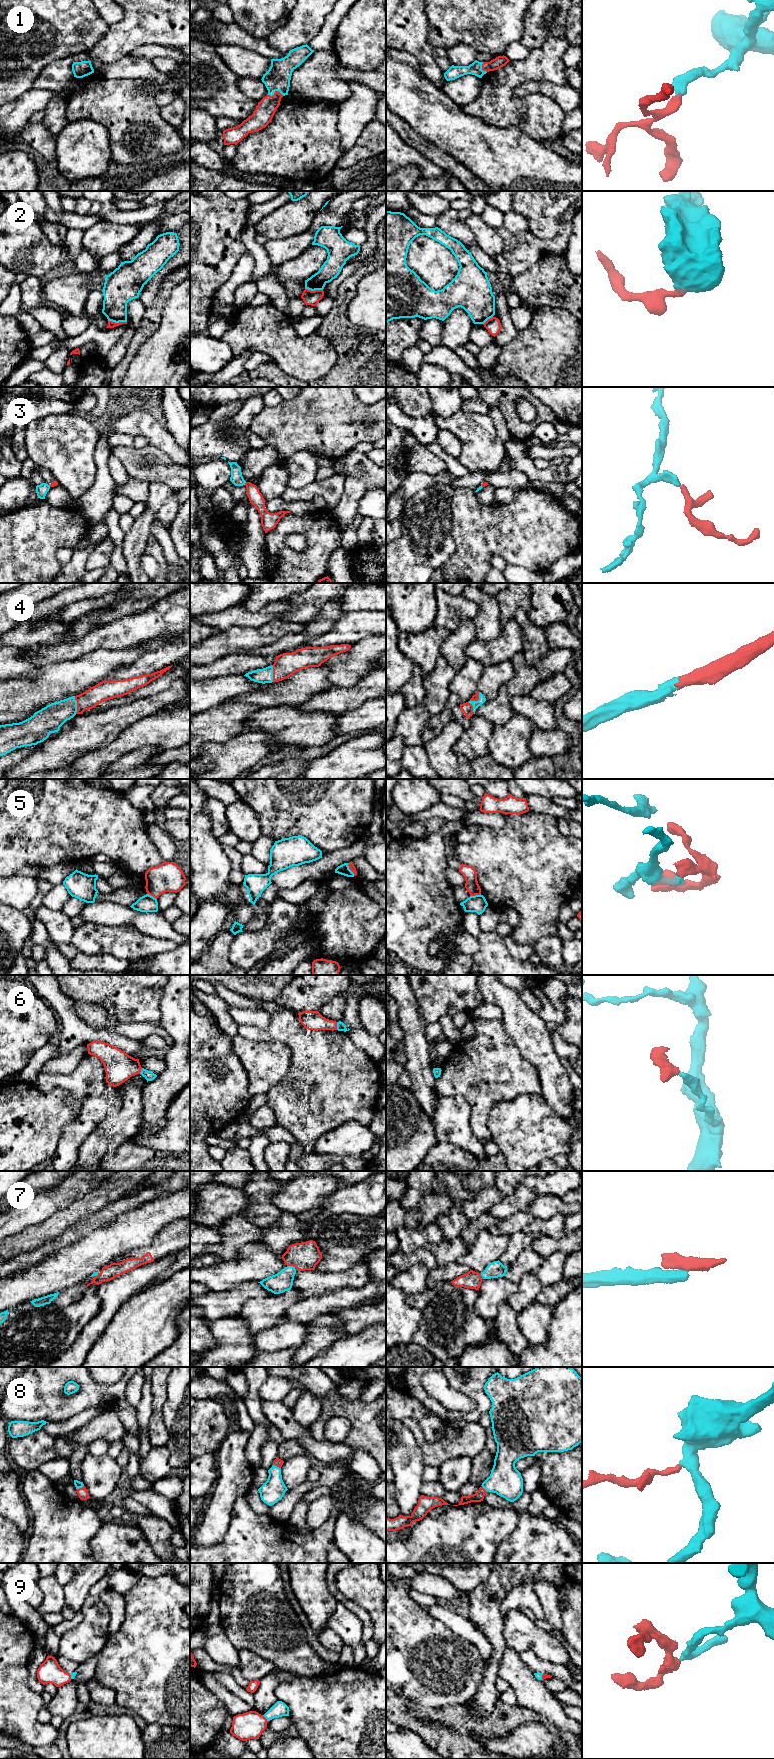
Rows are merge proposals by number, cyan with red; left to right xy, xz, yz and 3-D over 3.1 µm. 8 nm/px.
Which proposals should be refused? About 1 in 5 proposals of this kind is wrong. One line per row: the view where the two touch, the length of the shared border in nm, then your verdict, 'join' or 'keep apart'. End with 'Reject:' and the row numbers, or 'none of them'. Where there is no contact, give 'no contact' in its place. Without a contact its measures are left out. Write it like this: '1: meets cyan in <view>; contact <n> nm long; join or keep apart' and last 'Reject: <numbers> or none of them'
1: meets cyan in xz; contact 130 nm long; join
2: meets cyan in xy; contact 150 nm long; keep apart
3: meets cyan in xz; contact 30 nm long; join
4: meets cyan in xy; contact 140 nm long; join
5: meets cyan in xz; contact 120 nm long; keep apart
6: meets cyan in xz; contact 60 nm long; join
7: meets cyan in xz; contact 70 nm long; join
8: meets cyan in xz; contact 70 nm long; join
9: meets cyan in xz; contact 70 nm long; join
Reject: 2, 5

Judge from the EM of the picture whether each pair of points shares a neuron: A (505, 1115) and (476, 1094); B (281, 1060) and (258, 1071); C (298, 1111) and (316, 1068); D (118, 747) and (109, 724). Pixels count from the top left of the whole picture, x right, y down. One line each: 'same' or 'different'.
A: different
B: same
C: same
D: different

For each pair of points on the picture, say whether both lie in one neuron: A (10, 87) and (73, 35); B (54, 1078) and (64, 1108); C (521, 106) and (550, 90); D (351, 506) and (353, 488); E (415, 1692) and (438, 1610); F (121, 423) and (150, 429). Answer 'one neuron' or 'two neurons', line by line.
A: one neuron
B: two neurons
C: two neurons
D: one neuron
E: two neurons
F: one neuron

